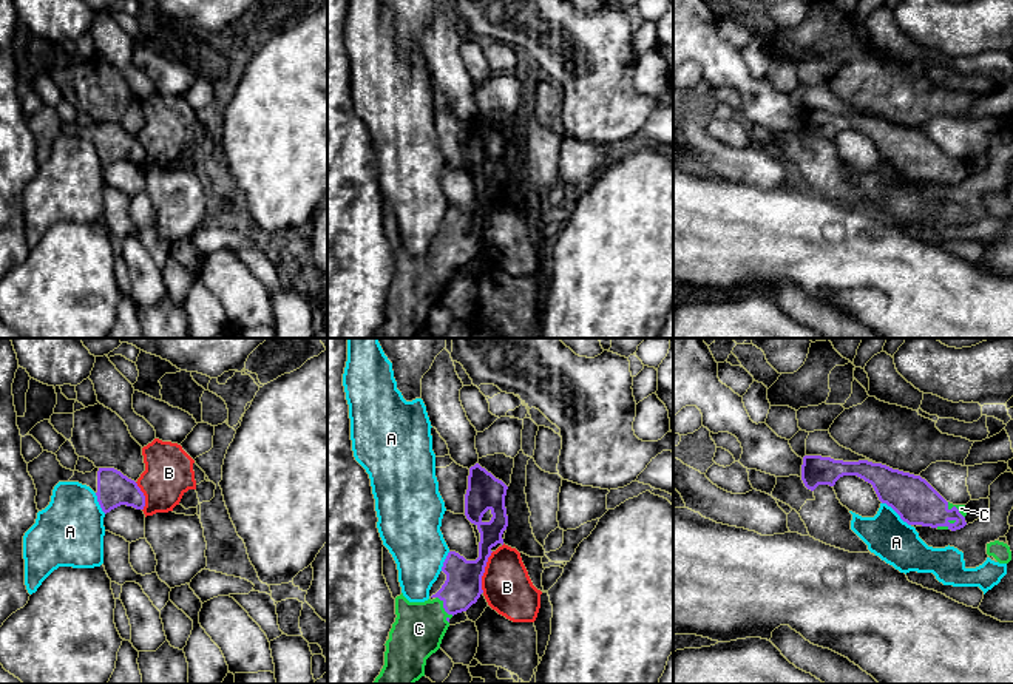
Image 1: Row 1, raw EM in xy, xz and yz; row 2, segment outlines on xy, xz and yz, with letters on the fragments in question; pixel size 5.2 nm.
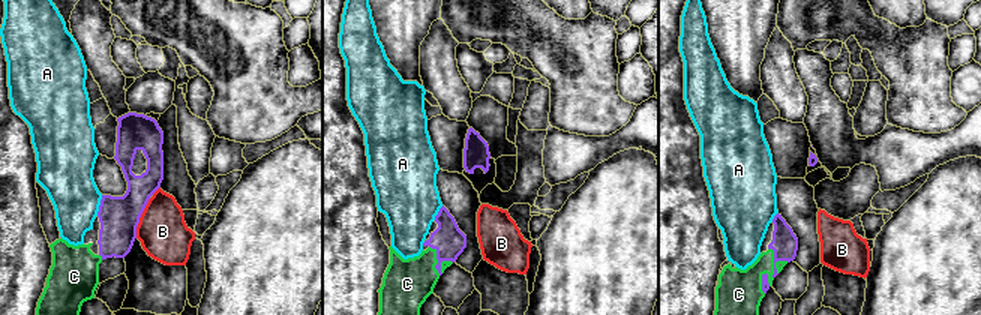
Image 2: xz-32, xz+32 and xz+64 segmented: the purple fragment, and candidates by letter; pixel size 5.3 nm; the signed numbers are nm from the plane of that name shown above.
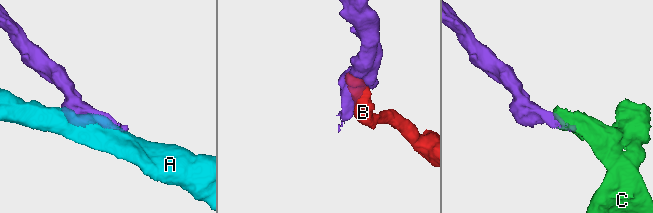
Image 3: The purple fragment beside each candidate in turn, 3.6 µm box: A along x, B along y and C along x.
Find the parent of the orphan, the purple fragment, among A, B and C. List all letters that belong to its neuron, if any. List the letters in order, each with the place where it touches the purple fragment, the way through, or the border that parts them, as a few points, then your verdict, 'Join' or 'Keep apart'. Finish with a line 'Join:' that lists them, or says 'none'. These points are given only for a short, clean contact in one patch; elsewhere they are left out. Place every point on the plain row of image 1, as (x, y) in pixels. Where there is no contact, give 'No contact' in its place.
A: Touches purple at yz (896, 165). Keep apart
B: Touches purple at xz (484, 226). Keep apart
C: Touches purple at xz (445, 264). Path across: xz (462, 243), (445, 264), (419, 283). Join
Join: C

